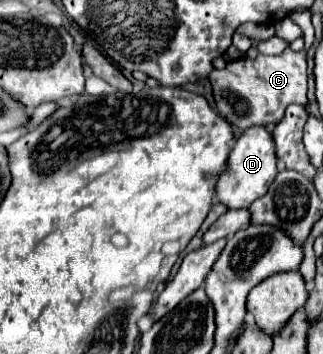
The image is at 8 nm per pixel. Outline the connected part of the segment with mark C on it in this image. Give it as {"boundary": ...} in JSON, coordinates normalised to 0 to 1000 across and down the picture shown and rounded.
{"boundary":[[[885,133],[867,155],[799,155],[793,167],[731,167],[706,172],[700,195],[663,195],[650,206],[650,234],[663,246],[663,280],[681,325],[693,325],[743,370],[811,353],[848,359],[892,297],[947,297],[947,144],[904,144]]]}

